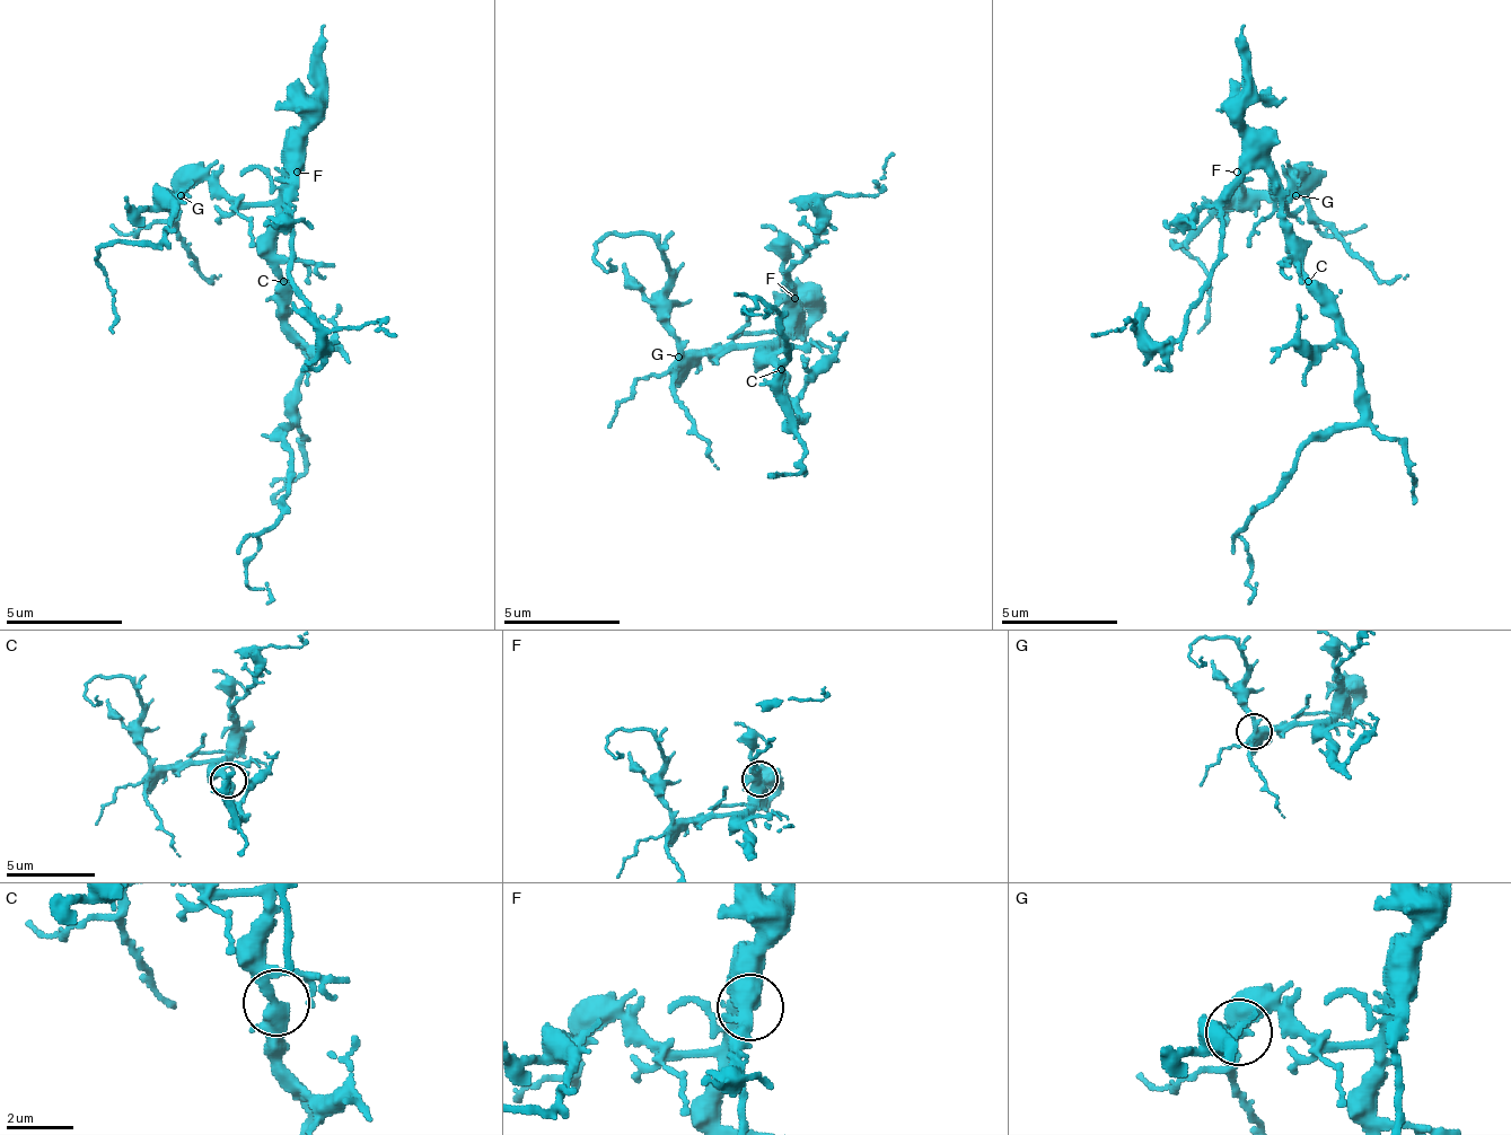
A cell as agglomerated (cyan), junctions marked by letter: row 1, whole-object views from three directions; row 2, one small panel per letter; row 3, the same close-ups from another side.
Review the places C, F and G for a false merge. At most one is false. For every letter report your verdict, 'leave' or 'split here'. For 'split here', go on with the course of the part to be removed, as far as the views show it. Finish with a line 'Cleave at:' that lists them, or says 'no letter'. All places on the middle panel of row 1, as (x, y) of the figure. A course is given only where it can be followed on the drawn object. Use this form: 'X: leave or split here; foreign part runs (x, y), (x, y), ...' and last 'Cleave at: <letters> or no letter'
C: leave
F: leave
G: leave
Cleave at: no letter

